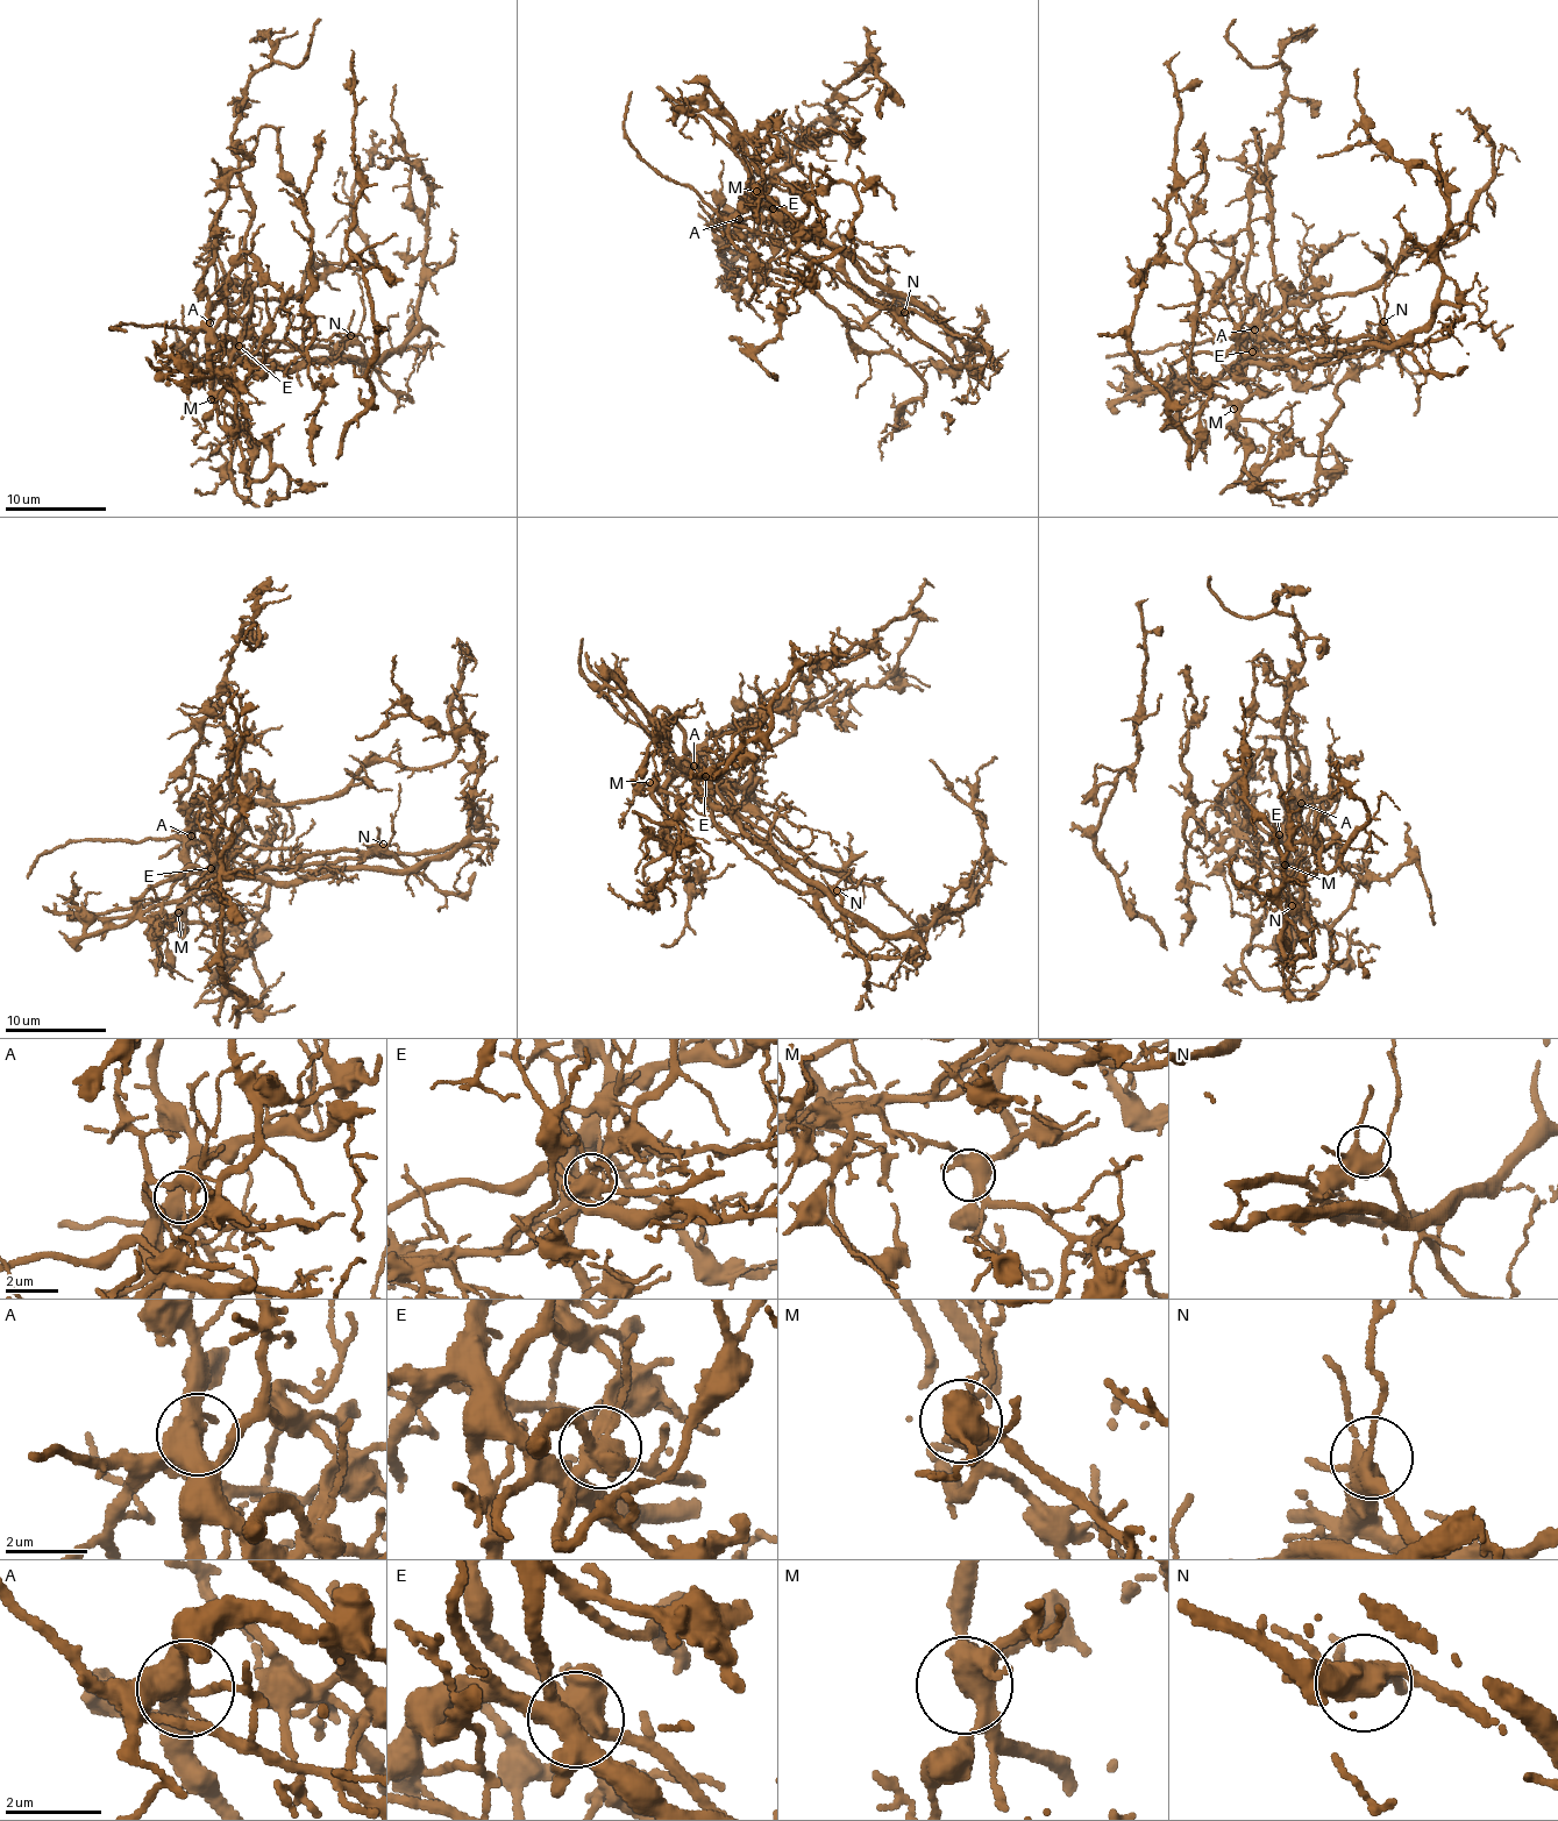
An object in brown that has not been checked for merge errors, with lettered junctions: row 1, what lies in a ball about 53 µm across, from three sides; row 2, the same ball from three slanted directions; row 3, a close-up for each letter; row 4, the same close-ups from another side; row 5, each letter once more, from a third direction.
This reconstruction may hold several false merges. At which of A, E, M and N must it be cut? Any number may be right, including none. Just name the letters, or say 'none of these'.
A, E

